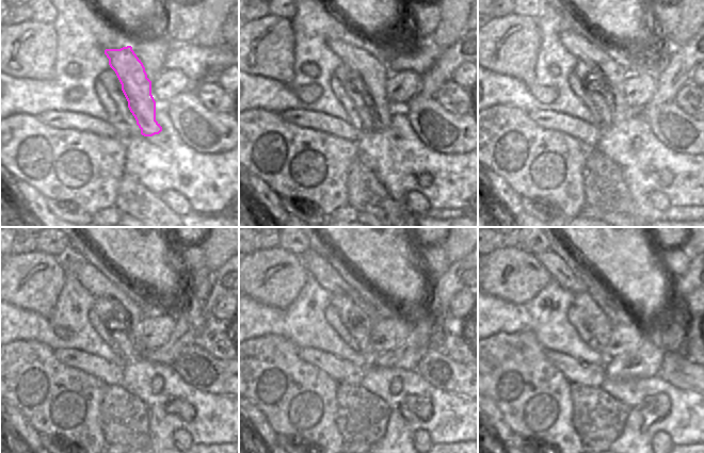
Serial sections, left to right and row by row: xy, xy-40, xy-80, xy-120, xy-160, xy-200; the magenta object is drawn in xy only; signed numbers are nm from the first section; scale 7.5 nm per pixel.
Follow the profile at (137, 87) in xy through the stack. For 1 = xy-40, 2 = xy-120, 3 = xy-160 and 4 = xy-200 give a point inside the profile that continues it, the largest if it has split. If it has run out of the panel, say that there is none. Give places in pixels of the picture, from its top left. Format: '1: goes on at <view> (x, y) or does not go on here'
1: goes on at xy-40 (370, 83)
2: goes on at xy-120 (89, 276)
3: goes on at xy-160 (316, 264)
4: goes on at xy-200 (559, 271)

